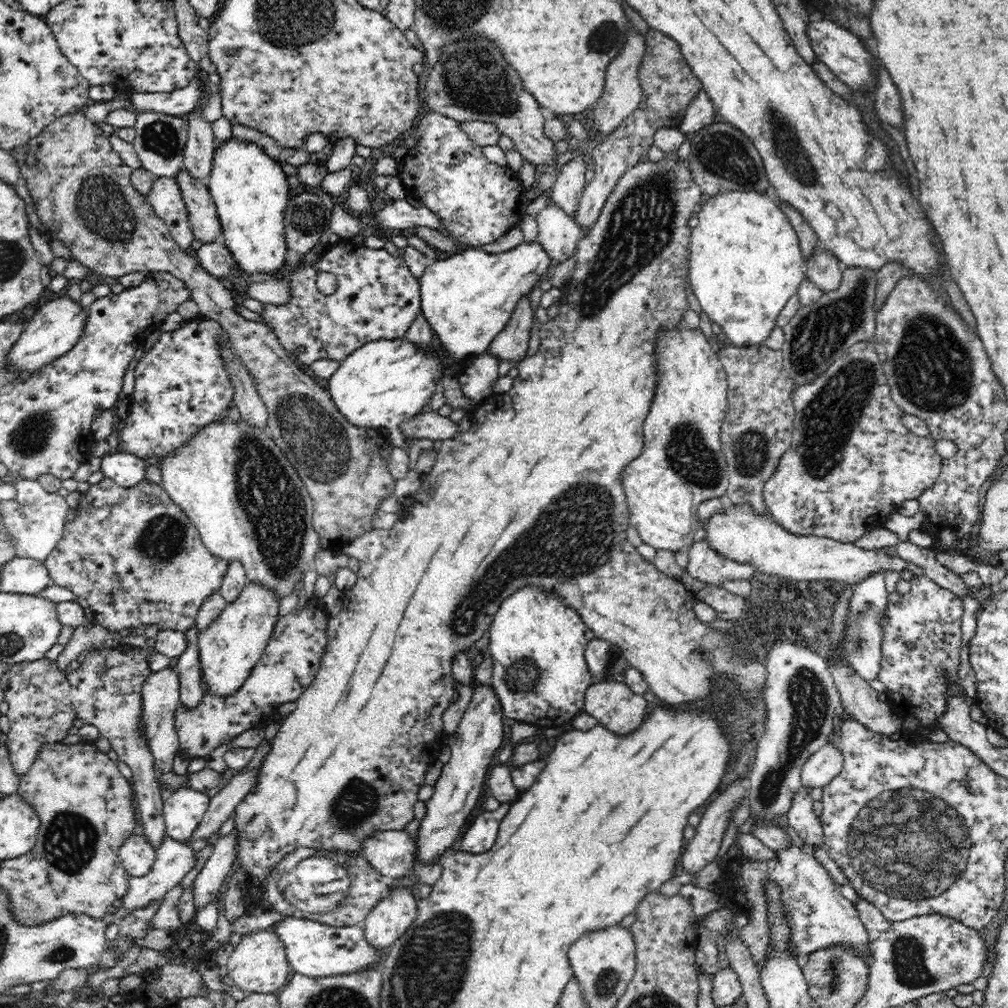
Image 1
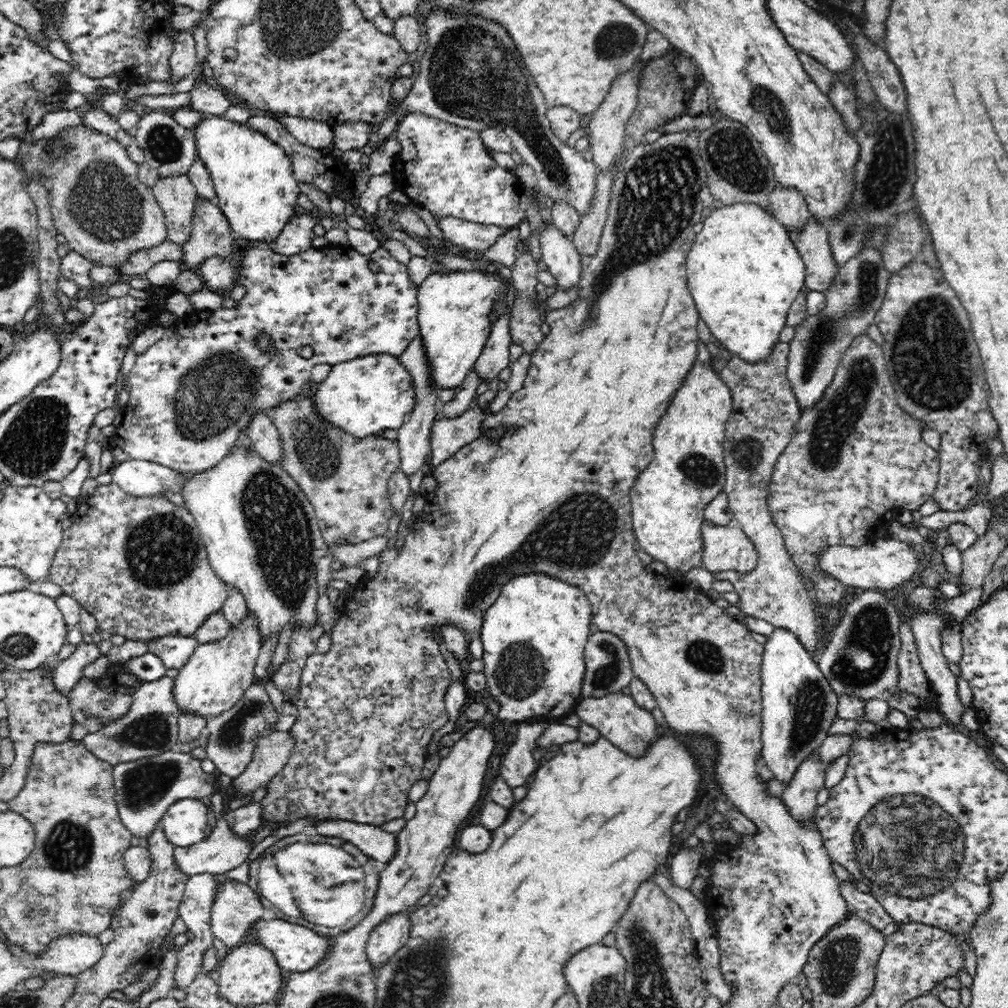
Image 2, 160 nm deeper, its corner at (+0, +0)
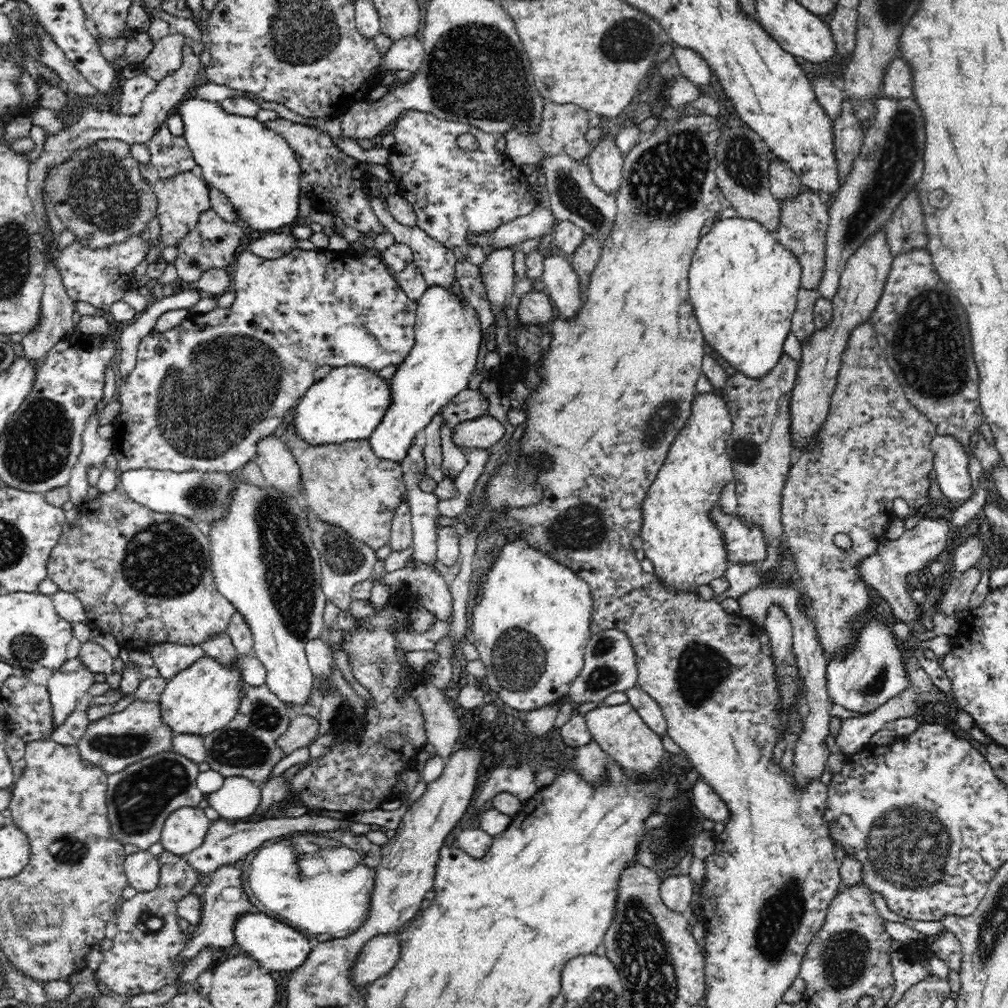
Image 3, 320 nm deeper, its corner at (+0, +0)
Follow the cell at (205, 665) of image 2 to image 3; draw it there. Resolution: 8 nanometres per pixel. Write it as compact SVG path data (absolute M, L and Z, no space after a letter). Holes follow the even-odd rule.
M204 654L201 660L186 668L183 672L176 674L168 680L166 688L162 691L160 697L160 708L162 715L162 722L176 734L201 734L206 736L210 732L217 731L218 728L224 728L236 712L238 712L241 698L242 686L244 686L243 671L244 671L244 656L238 654L238 661L232 665L222 665L222 663L210 658Z

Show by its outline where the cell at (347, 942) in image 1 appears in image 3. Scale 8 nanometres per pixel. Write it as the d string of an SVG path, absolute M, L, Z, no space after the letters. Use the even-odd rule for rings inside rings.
M248 912L238 918L235 923L234 937L236 937L236 944L242 947L242 951L270 972L286 972L286 970L290 972L301 967L313 947L301 930L294 929L264 913Z

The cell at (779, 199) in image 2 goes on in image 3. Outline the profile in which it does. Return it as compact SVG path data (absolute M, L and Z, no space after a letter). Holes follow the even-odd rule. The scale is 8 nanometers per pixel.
M770 154L772 162L769 166L769 179L771 185L772 195L778 199L778 202L795 197L804 188L800 178L792 169L788 163L780 161L780 159L774 158L774 155Z

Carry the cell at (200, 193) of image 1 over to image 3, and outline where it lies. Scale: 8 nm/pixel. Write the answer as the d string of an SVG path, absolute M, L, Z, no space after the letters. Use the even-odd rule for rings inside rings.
M212 209L202 212L197 219L196 226L177 244L178 254L174 262L178 278L182 282L191 284L200 280L200 276L210 270L210 268L222 268L229 265L229 262L235 259L234 254L240 246L242 234L242 225L224 220L217 212Z

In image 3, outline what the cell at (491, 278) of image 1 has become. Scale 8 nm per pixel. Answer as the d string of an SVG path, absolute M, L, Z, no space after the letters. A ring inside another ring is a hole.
M442 285L430 286L417 300L417 319L415 322L415 345L410 354L397 365L398 370L389 381L390 393L394 393L394 400L386 410L384 420L368 437L370 446L376 457L402 463L410 451L410 446L418 432L425 429L436 414L442 411L462 390L468 387L472 371L480 366L479 348L482 334L478 314L466 300L458 297L450 288Z

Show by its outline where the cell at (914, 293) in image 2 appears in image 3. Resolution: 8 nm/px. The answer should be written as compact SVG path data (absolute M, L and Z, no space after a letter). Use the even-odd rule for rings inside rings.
M927 249L913 250L894 257L882 296L871 314L870 322L878 334L886 337L886 360L898 378L906 399L936 426L937 435L954 436L970 452L970 439L979 433L982 424L986 424L986 417L979 402L980 379L970 344L968 318L958 298L950 294L948 286L939 277Z

